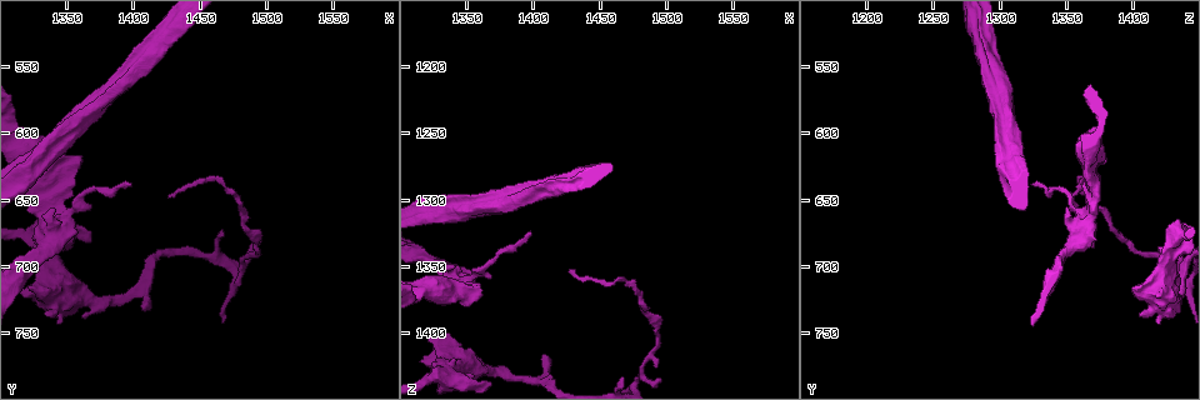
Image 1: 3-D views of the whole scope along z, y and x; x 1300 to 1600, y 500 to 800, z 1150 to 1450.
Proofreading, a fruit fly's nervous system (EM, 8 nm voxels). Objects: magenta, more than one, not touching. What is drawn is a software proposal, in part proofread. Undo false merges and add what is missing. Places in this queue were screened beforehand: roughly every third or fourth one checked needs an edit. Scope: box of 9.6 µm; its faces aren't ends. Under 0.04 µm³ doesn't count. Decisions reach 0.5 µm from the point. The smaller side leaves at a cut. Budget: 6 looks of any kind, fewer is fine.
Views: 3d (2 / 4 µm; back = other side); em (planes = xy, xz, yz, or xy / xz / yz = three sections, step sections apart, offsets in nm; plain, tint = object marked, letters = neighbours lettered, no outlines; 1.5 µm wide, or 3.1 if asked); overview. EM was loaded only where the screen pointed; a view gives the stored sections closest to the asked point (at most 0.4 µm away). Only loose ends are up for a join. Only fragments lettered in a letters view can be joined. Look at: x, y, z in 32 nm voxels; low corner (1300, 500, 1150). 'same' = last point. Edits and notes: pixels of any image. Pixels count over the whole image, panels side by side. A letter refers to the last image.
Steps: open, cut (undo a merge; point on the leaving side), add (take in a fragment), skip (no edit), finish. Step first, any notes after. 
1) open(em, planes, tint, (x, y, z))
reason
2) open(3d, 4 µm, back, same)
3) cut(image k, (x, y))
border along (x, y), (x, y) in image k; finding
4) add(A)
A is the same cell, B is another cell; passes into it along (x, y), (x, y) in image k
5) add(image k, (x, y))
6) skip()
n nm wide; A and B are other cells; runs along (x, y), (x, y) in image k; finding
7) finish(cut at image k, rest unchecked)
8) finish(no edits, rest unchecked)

open(em, xy, step 4, letters, (1344, 706, 1426))
sharp bend

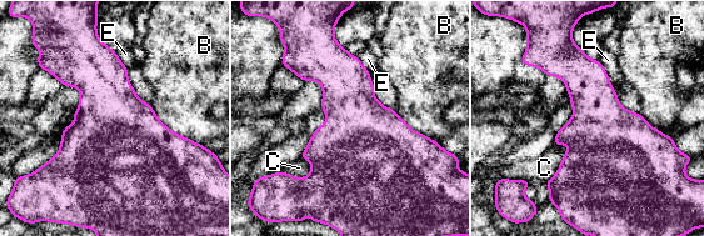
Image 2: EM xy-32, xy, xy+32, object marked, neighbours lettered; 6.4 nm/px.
open(em, planes, letters, same)

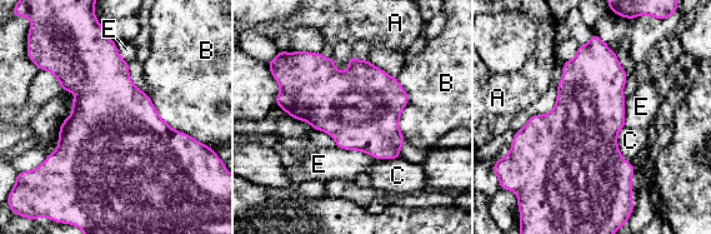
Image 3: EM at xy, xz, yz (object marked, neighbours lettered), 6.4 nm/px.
skip()
480 nm wide; A, B, C and E are other cells; border along (624, 125), (617, 133), (621, 155) in image 3; one cell here

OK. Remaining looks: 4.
open(em, planes, tint, (1360, 618, 1364))
branch stops here

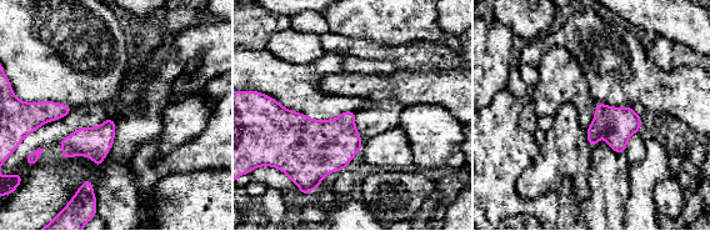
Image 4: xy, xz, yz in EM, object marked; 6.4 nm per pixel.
open(em, planes, letters, same)
what lies round it

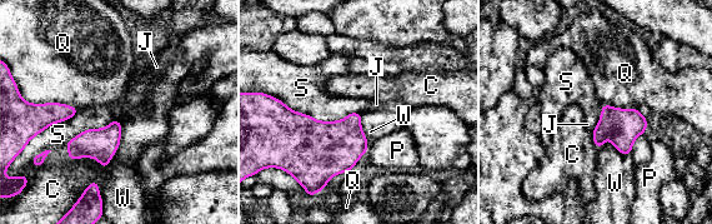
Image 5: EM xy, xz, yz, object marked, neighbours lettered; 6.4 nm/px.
skip()
S touches over 550 nm; C, J, P, Q, S and W are other cells; border along (274, 96), (319, 120), (360, 114) in image 5; none of them fits

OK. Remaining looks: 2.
open(em, xy, step 8, tint, (1400, 638, 1326))
end of a long branch

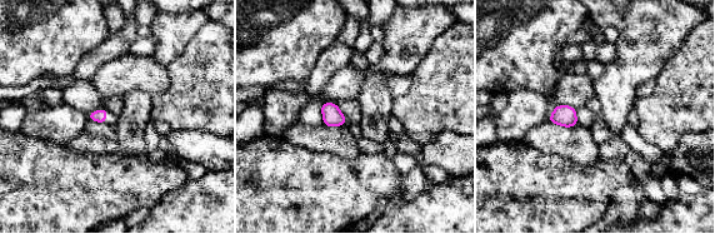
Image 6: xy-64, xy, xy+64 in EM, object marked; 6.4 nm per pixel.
open(em, planes, letters, same)

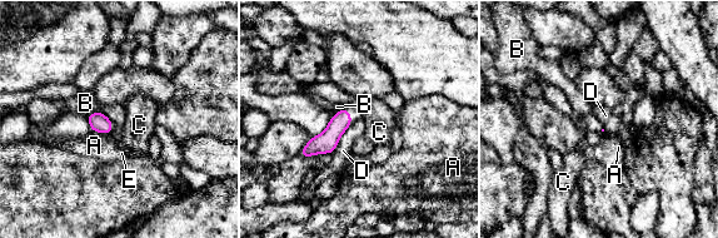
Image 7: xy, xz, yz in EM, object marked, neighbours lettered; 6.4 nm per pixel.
skip()
A, B, C, D and E are other cells; none of them fits

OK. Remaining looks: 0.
finish(no edits, rest unchecked)

